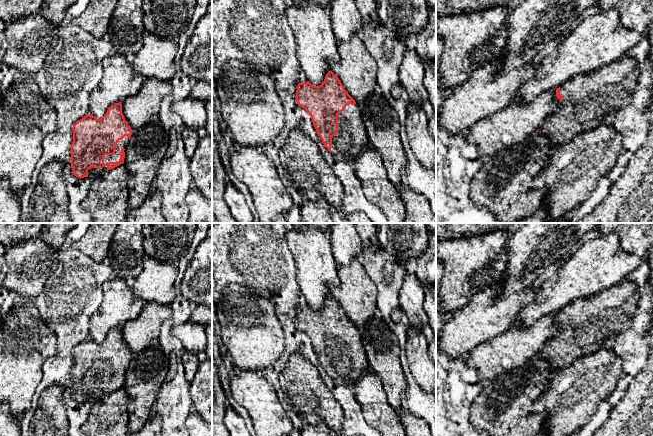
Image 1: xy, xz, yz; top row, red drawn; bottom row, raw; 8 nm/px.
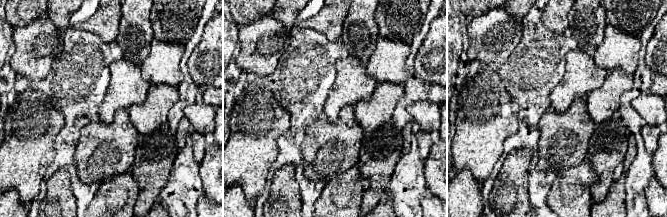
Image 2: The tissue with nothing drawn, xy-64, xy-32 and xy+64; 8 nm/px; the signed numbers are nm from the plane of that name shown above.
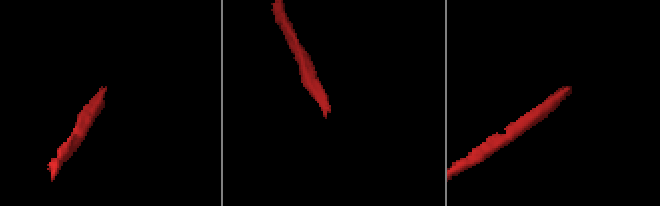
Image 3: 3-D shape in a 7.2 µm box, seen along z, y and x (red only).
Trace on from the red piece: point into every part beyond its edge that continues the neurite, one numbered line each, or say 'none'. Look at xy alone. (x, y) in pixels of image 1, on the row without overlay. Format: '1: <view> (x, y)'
1: xy (92, 396)

